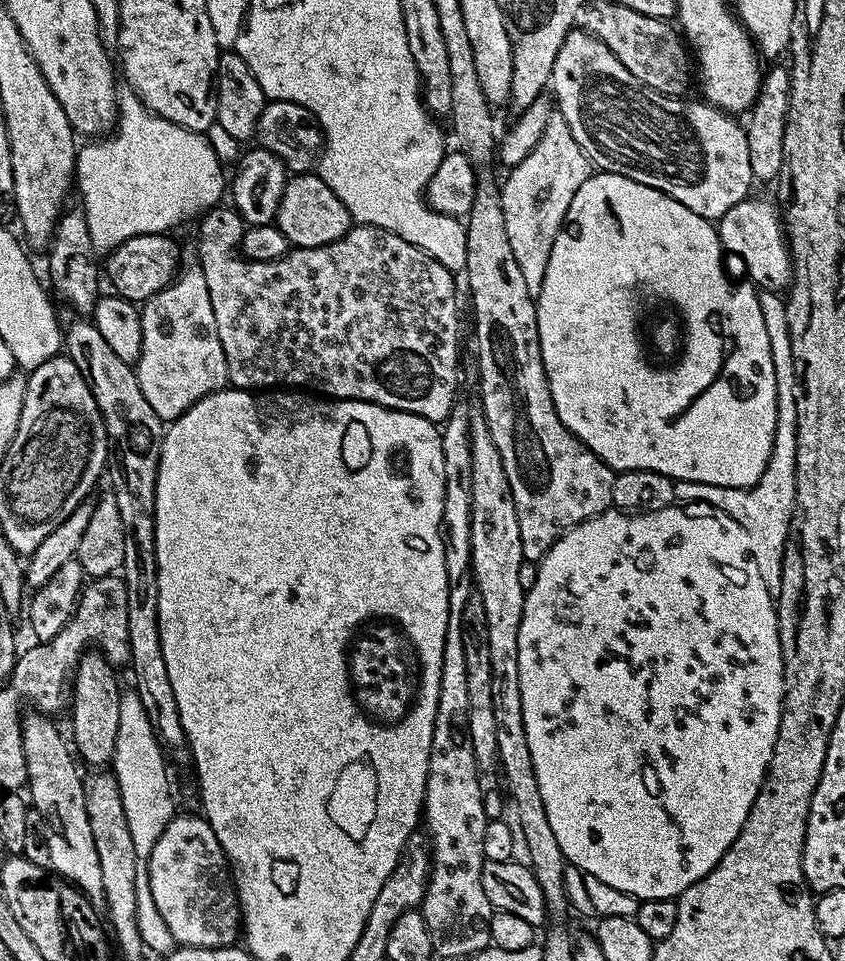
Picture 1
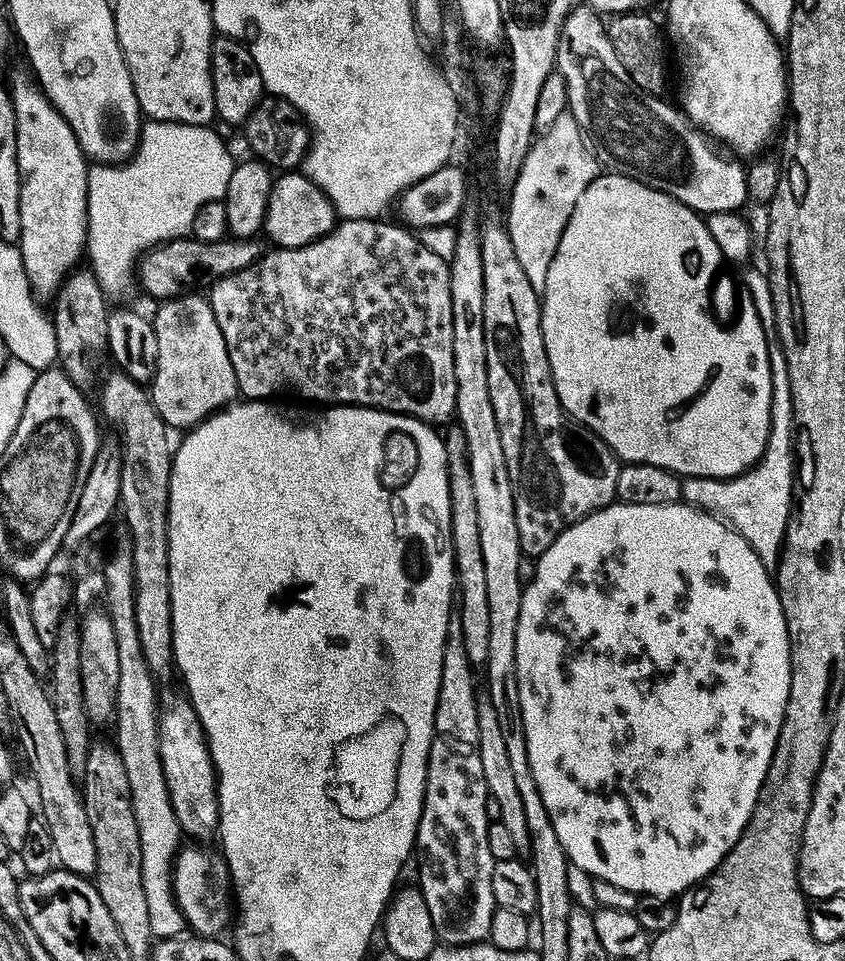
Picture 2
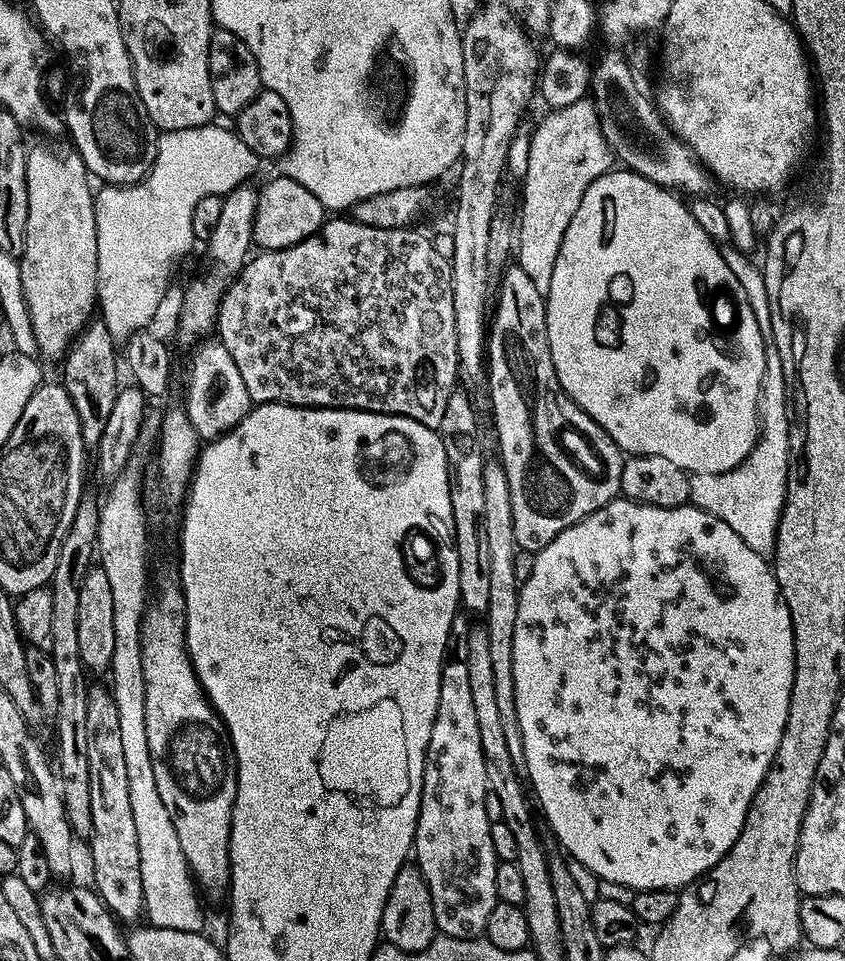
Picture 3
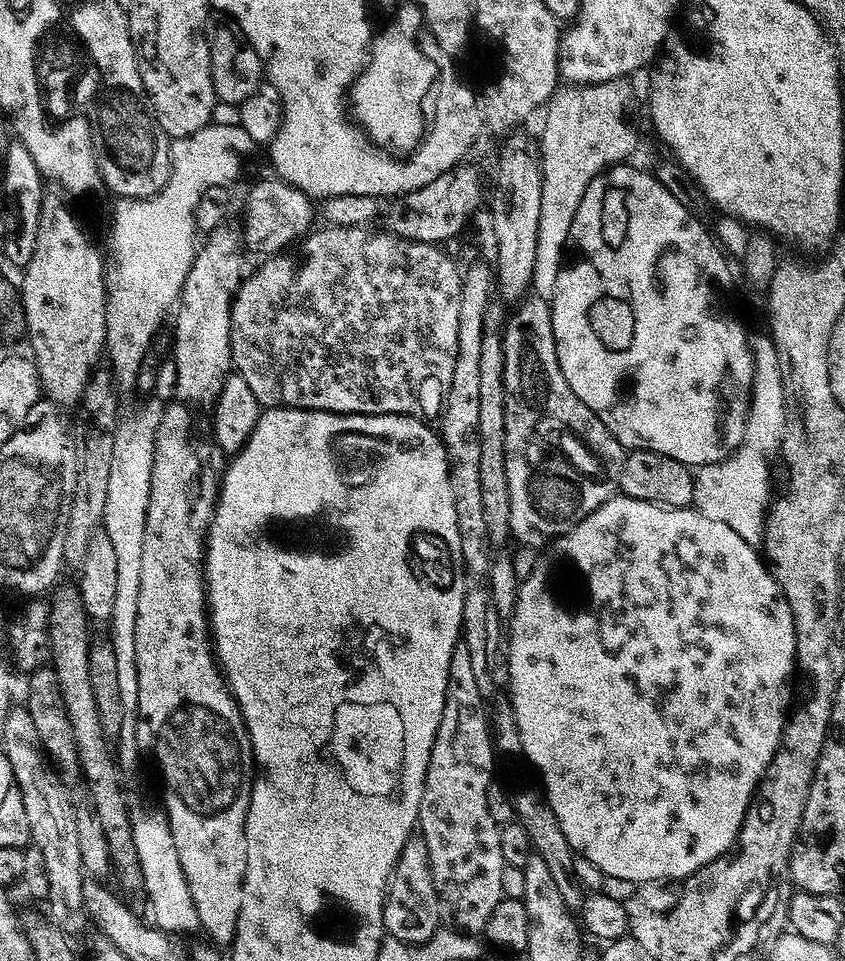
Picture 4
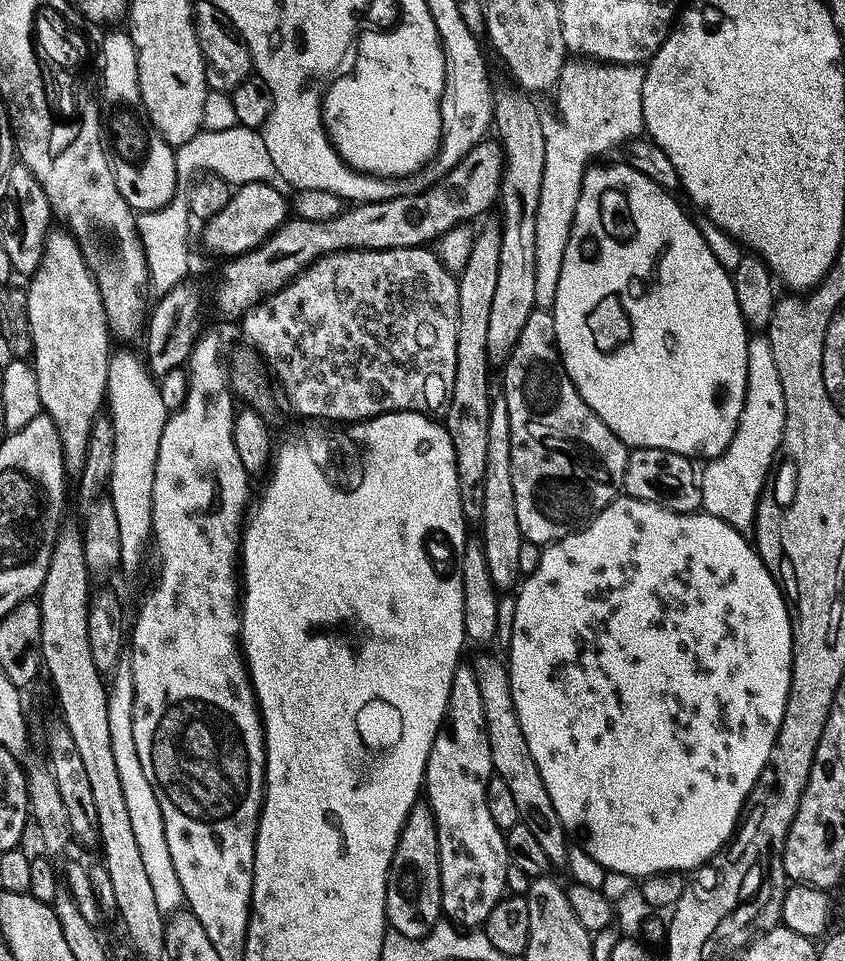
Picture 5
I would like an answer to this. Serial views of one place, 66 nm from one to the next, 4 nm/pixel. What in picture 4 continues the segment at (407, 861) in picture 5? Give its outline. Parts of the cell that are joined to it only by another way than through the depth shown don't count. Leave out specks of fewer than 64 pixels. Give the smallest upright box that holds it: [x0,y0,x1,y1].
[384,838,442,944]

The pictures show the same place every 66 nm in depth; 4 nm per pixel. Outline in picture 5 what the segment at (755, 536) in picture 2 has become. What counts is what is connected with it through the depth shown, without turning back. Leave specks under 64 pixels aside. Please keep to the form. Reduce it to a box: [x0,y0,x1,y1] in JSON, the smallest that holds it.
[700,338,786,534]

